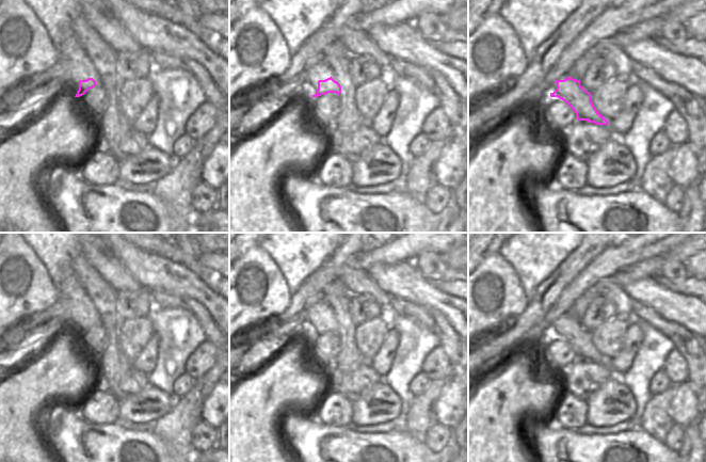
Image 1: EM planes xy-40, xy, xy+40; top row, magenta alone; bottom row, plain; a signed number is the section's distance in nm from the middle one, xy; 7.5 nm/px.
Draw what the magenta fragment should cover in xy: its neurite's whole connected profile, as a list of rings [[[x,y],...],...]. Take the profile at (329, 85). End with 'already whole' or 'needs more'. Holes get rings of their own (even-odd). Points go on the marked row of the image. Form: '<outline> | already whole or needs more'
[[[332,77],[325,79],[325,80],[319,80],[318,81],[318,90],[312,97],[319,97],[321,95],[325,95],[327,93],[341,93],[341,86],[340,84],[335,81]]] | already whole

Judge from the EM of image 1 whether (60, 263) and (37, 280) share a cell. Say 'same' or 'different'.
different

